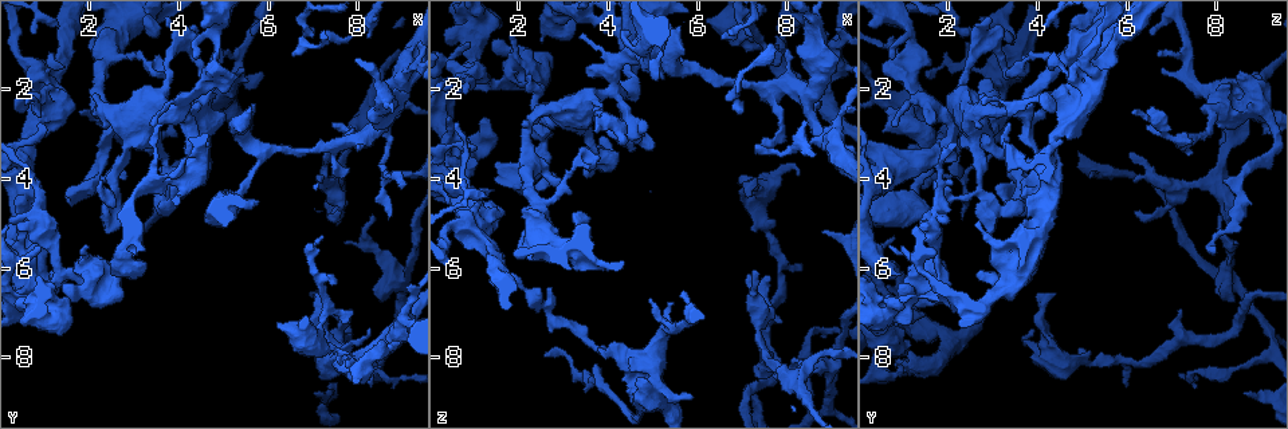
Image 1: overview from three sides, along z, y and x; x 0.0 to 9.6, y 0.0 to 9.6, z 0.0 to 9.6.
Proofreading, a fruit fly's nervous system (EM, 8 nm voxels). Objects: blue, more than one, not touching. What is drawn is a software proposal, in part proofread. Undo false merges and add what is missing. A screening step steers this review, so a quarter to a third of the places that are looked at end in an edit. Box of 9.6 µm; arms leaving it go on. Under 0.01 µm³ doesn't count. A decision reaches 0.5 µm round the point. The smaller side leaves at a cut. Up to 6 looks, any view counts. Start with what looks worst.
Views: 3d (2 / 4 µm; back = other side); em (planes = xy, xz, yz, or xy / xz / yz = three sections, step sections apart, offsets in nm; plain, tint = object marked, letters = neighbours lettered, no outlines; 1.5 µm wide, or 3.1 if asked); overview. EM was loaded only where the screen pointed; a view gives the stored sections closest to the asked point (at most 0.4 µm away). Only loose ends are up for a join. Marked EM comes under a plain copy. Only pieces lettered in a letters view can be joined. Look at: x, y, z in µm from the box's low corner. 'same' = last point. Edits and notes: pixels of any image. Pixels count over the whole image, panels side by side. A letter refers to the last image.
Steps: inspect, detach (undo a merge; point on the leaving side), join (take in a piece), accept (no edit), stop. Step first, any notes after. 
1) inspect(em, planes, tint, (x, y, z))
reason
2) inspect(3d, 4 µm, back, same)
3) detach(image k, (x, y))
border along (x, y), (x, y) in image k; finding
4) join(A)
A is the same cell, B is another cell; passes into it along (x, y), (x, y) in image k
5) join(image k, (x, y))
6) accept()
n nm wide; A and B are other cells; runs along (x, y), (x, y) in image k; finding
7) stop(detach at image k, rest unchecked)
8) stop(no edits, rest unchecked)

inspect(em, xy, step 4, tint, (4.15, 2.55, 7.85))
closes a loop

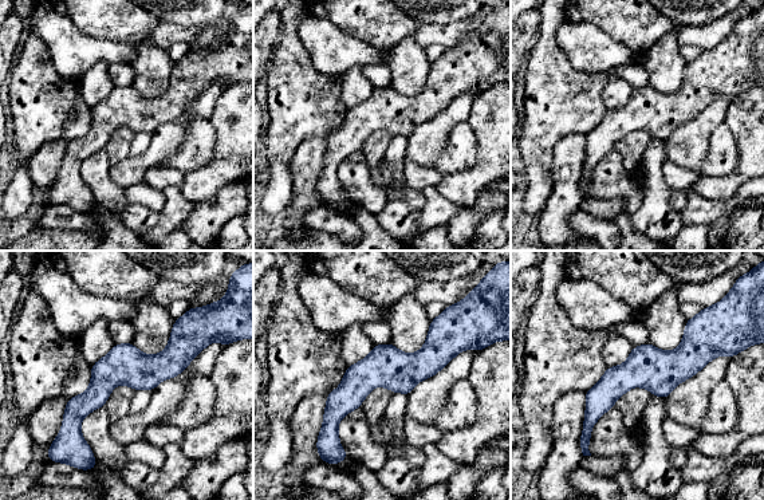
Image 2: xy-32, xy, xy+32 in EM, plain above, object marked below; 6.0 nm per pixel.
inspect(em, xy, step 4, letters, same)
what lies round it

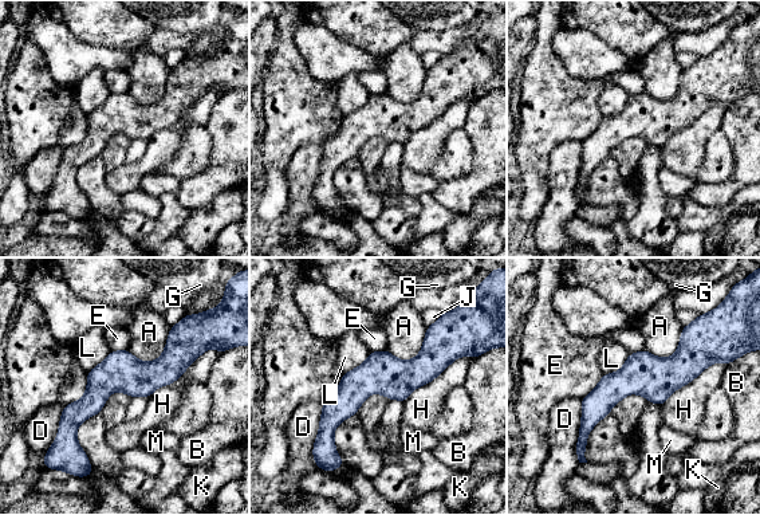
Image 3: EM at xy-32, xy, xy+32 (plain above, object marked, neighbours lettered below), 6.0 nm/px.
accept()
240 nm wide; H touches over 460 nm; A, B, D, E, G, H, J, K, L and M are other cells; all the same neuron

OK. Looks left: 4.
inspect(em, planes, letters, (8.25, 7.40, 3.90))
an open end

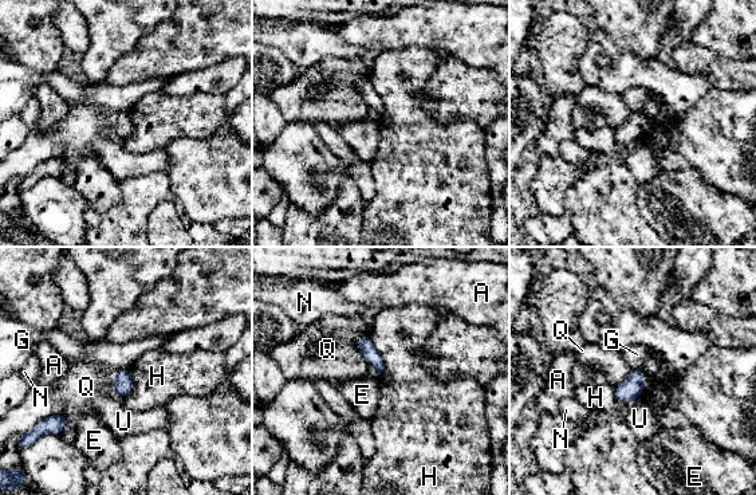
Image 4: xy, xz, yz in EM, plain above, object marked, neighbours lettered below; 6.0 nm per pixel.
accept()
Q touches over 260 nm; A, E, G, H, N, Q and U are other cells; no lettered piece goes on from it

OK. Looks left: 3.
inspect(em, planes, letters, (8.50, 8.40, 7.55))
sudden change in width

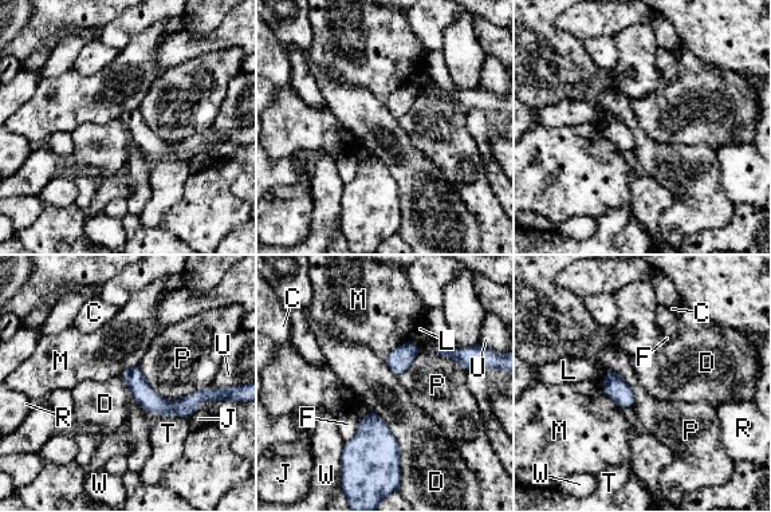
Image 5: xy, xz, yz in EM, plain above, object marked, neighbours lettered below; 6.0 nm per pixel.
accept()
90 nm wide; C, D, F, J, L, M, P, R, T, U and W are other cells; runs along (125, 374), (161, 406), (205, 394) in image 5; one neuron here

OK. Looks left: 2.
stop(no edits, rest unchecked)

